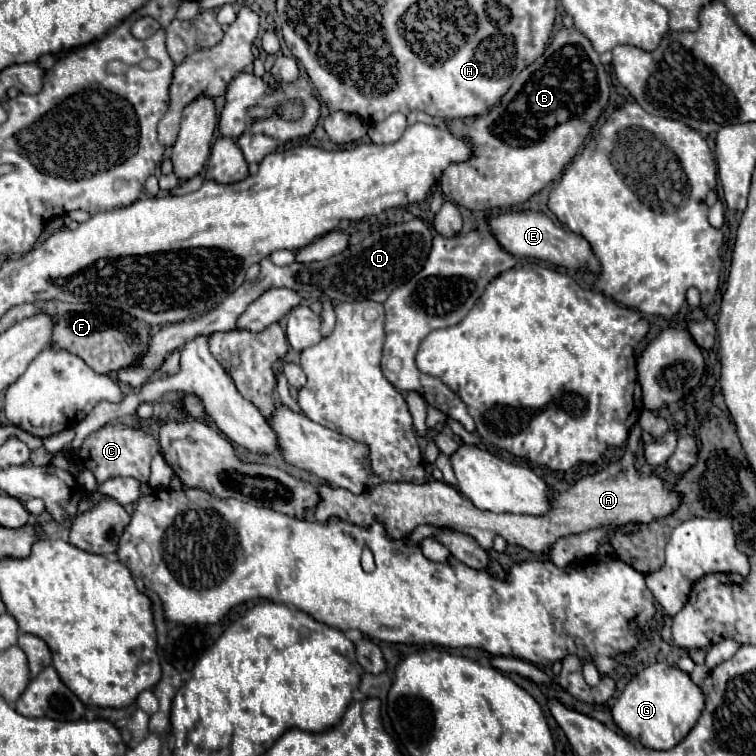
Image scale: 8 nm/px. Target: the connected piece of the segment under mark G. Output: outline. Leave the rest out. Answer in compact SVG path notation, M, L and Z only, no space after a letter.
M654 663L626 685L612 707L612 719L628 737L640 741L648 749L660 751L680 743L696 725L702 709L704 693L686 673L666 663Z

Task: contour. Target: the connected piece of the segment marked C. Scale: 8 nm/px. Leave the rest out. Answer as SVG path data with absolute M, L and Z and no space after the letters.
M106 425L100 431L88 435L84 439L82 449L74 455L78 455L76 461L80 467L86 467L96 475L98 483L104 483L112 477L134 477L140 483L148 483L150 461L154 455L158 455L158 443L152 435L140 429L130 429L124 425Z

